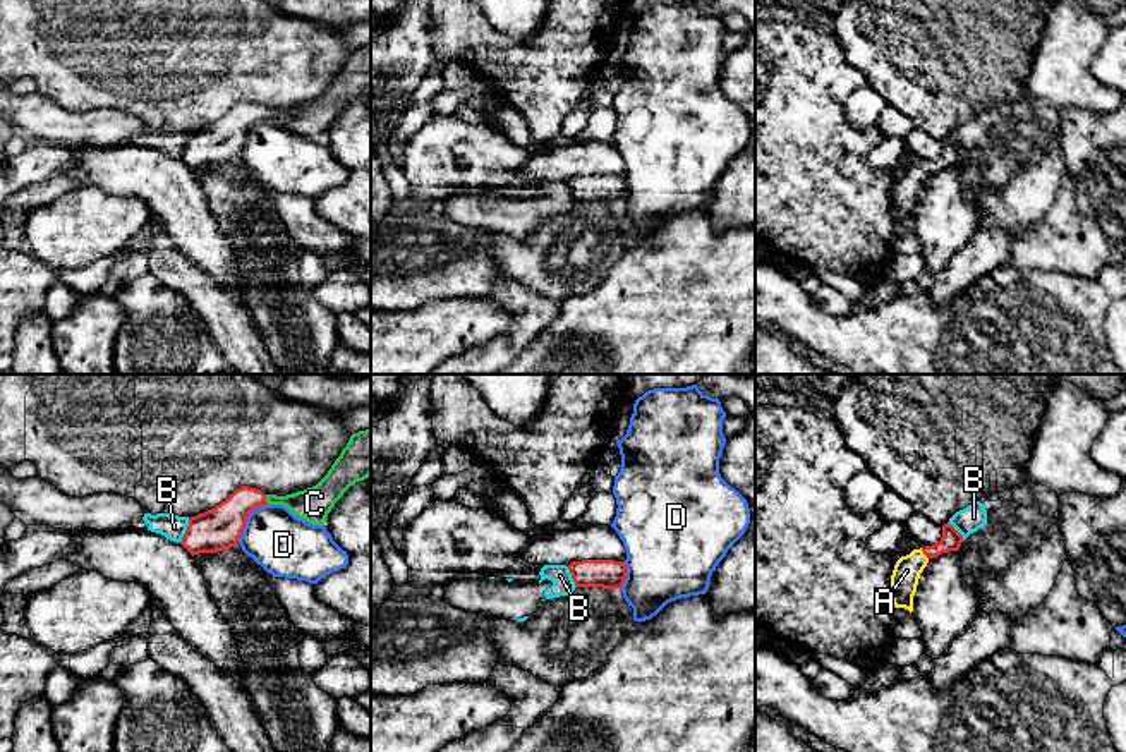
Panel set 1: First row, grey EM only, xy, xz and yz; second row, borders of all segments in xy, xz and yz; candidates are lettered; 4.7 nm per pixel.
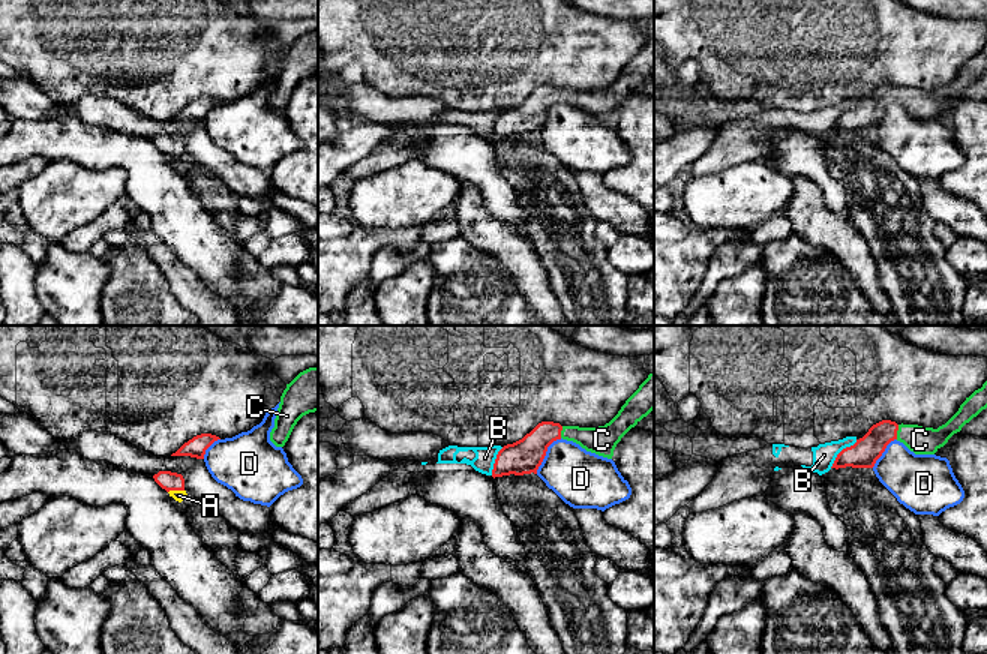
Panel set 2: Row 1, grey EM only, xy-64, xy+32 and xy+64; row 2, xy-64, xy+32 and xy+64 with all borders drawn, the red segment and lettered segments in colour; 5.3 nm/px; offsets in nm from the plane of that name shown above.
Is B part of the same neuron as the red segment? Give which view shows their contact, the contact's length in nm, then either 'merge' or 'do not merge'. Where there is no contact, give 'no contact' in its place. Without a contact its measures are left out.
contact in xy; length 120 nm; do not merge

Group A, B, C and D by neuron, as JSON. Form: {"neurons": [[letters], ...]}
{"neurons": [["A", "C"], ["B"], ["D"]]}

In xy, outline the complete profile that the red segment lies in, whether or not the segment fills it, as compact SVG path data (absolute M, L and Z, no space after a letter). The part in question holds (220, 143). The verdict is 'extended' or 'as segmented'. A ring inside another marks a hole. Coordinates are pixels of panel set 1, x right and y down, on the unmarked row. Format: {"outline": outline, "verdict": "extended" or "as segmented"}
{"outline": "M371 45L354 48L328 89L312 103L287 112L242 101L215 124L189 134L180 160L194 172L235 161L249 129L264 120L283 120L312 141L324 136L343 108L371 91Z", "verdict": "extended"}

